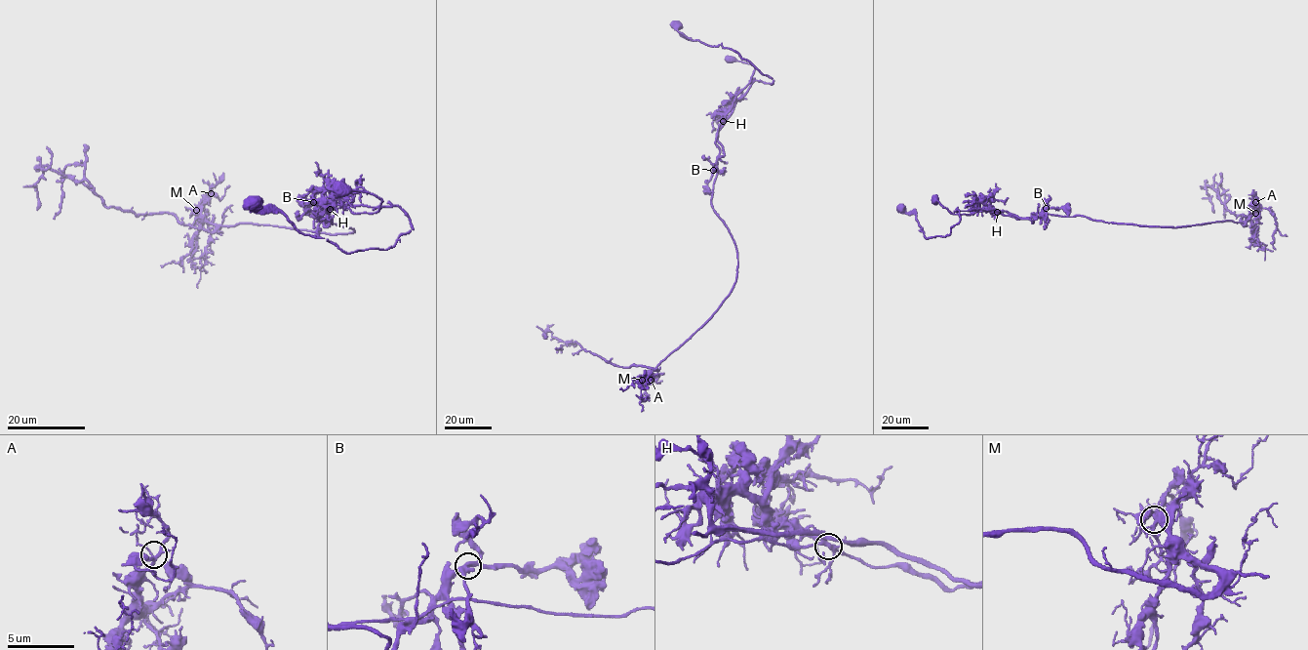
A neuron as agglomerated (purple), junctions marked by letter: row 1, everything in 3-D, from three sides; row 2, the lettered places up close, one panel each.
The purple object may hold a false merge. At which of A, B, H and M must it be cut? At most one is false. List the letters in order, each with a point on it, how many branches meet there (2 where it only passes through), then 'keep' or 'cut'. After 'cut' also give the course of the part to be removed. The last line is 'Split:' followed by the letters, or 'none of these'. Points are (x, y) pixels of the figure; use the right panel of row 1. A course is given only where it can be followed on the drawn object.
A: (1255, 202) | 6 | keep
B: (1046, 208) | 5 | keep
H: (997, 212) | 7 | cut | (997, 212), (1158, 226), (1244, 225), (1243, 214), (1226, 211), (1207, 185), (1214, 213)
M: (1255, 213) | 6 | keep
Split: H

